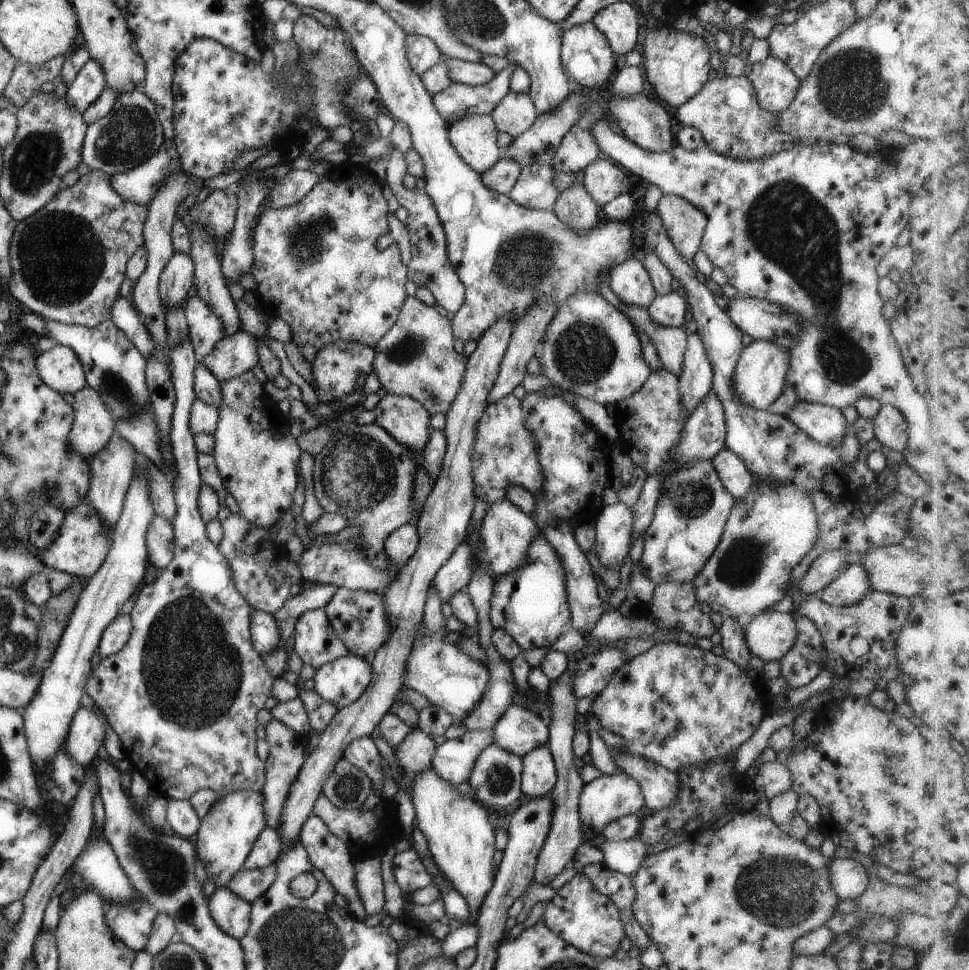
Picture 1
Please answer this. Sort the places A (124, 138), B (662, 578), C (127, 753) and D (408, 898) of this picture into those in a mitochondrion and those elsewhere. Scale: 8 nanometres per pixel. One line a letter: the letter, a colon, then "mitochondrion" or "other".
A: mitochondrion
B: other
C: other
D: other

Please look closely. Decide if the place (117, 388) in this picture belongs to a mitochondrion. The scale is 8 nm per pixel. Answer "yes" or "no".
yes

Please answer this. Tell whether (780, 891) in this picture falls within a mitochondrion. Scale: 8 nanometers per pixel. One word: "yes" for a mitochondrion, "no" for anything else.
yes

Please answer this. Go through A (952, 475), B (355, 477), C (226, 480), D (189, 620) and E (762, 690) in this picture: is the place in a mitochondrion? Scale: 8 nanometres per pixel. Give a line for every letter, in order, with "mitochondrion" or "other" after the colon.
A: other
B: mitochondrion
C: other
D: mitochondrion
E: other

